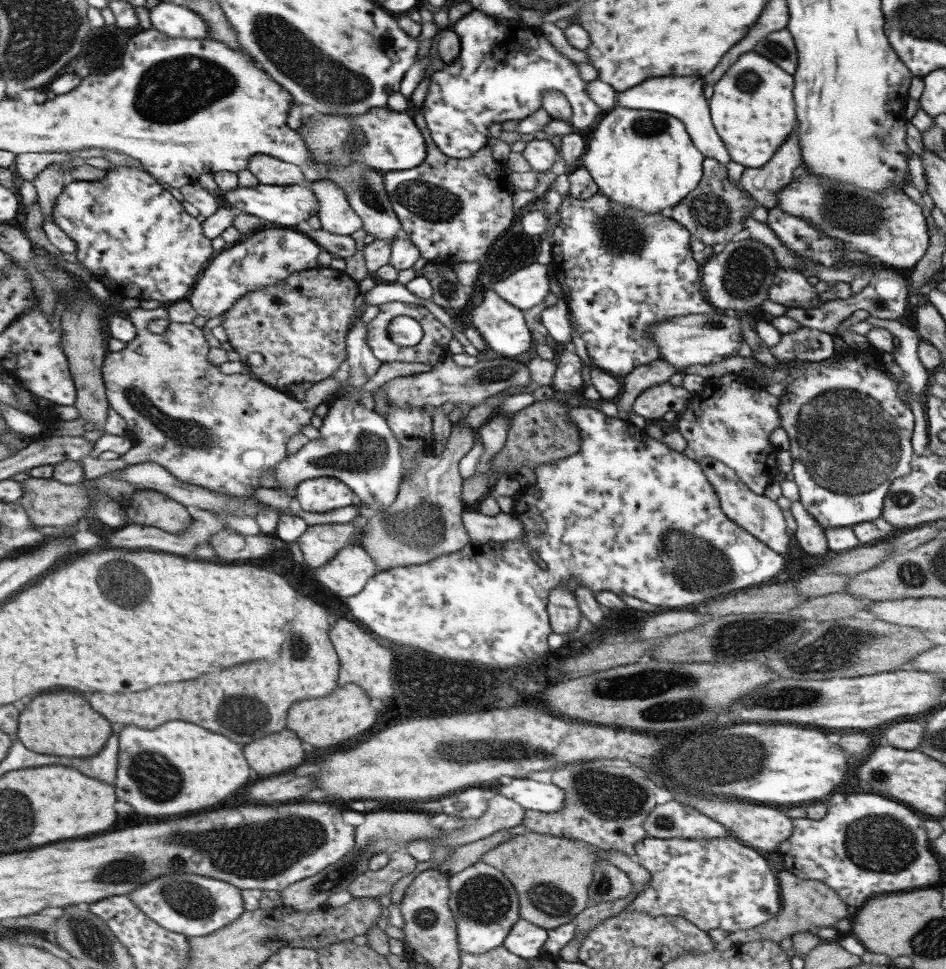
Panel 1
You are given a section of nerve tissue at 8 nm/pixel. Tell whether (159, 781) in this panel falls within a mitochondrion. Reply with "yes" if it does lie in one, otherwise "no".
yes

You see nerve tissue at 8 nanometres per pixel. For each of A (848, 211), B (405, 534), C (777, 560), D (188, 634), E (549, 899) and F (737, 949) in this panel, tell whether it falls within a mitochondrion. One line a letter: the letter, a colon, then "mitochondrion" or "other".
A: mitochondrion
B: mitochondrion
C: other
D: other
E: mitochondrion
F: other

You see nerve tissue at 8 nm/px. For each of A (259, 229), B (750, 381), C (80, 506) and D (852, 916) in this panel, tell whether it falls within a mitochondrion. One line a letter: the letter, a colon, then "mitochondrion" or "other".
A: other
B: other
C: other
D: other

